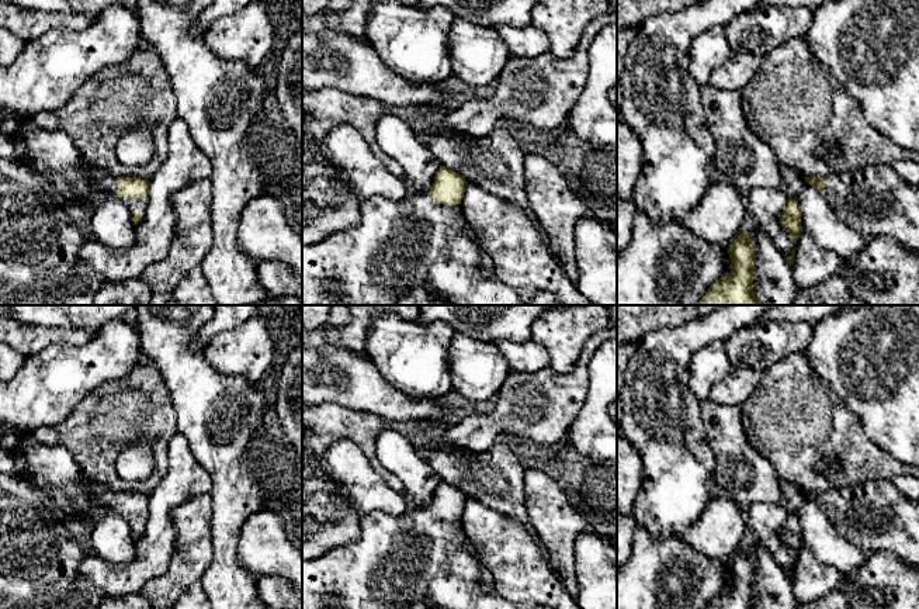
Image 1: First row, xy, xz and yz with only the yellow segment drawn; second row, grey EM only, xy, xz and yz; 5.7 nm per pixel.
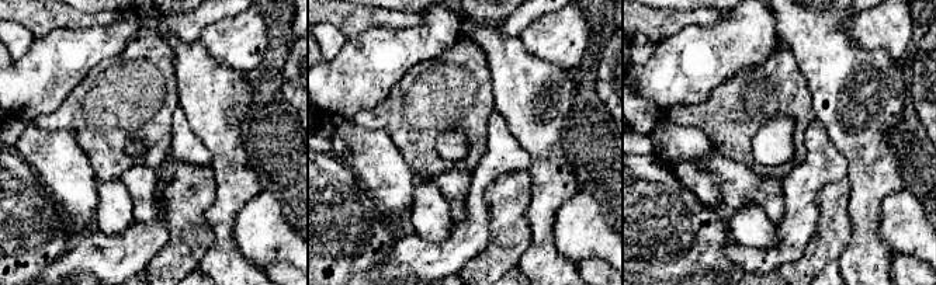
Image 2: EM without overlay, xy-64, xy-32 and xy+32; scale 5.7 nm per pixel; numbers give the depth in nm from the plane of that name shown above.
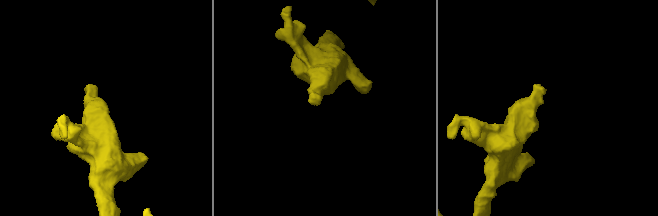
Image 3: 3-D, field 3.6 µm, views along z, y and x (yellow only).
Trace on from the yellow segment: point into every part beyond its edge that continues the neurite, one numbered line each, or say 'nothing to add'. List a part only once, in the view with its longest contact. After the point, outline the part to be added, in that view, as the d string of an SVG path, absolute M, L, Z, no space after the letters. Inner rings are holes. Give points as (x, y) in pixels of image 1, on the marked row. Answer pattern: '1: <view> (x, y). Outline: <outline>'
1: xy (101, 182). Outline: M82 159L82 162L83 162L84 167L89 170L89 177L90 177L90 180L91 180L90 195L89 195L89 205L90 205L89 211L91 211L91 207L96 205L96 204L101 200L101 197L103 197L105 193L114 193L131 211L136 211L138 214L143 214L143 210L145 210L146 205L148 205L148 197L135 198L135 200L128 200L128 198L119 197L119 195L117 194L118 177L111 176L111 174L110 174L108 172L105 172L105 170L98 170L98 169L94 169L94 167L89 166L83 159Z

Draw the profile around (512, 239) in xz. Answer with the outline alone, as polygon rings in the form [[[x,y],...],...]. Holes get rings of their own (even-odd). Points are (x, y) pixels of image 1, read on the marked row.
[[[468,183],[461,210],[469,226],[482,235],[486,253],[493,262],[495,277],[514,290],[523,302],[528,301],[538,291],[548,291],[562,305],[594,305],[571,281],[542,243],[535,221],[520,207],[489,194],[476,184]]]

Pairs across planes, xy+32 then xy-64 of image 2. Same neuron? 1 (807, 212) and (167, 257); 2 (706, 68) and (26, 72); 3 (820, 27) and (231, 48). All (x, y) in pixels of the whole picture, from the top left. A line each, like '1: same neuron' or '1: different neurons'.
1: different neurons
2: same neuron
3: different neurons

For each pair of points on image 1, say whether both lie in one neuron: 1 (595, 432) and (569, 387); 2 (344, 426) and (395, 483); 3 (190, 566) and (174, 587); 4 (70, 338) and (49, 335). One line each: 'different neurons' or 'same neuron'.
1: different neurons
2: same neuron
3: same neuron
4: same neuron

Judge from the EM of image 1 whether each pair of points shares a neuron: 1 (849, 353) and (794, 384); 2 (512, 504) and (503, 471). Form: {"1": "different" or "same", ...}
{"1": "different", "2": "same"}

